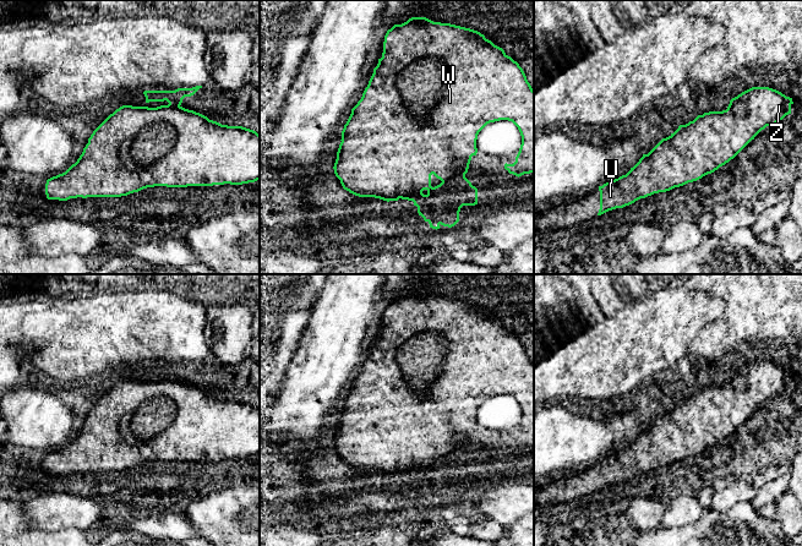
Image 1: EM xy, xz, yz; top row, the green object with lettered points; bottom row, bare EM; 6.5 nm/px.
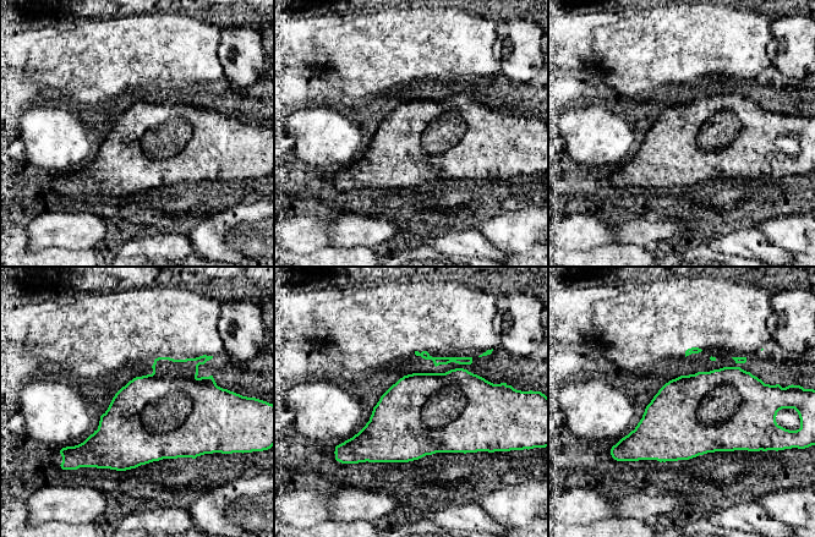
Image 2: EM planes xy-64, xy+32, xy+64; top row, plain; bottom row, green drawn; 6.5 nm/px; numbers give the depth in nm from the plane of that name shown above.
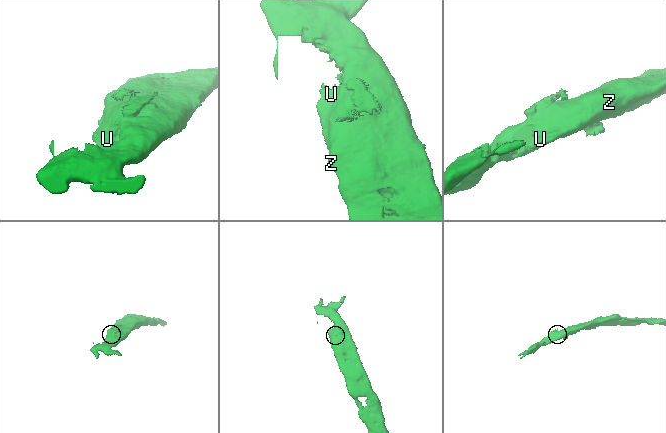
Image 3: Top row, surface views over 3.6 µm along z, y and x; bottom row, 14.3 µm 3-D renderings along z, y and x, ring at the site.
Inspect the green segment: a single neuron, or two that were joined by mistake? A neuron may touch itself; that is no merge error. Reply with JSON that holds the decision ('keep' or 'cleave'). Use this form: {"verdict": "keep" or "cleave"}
{"verdict": "keep"}

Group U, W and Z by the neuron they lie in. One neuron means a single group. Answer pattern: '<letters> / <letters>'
U W Z

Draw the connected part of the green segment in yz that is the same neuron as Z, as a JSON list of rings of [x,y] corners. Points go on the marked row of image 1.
[[[752,87],[732,98],[726,110],[704,113],[680,125],[626,175],[599,186],[598,215],[714,173],[762,130],[791,114],[792,104],[792,98],[776,89]]]

